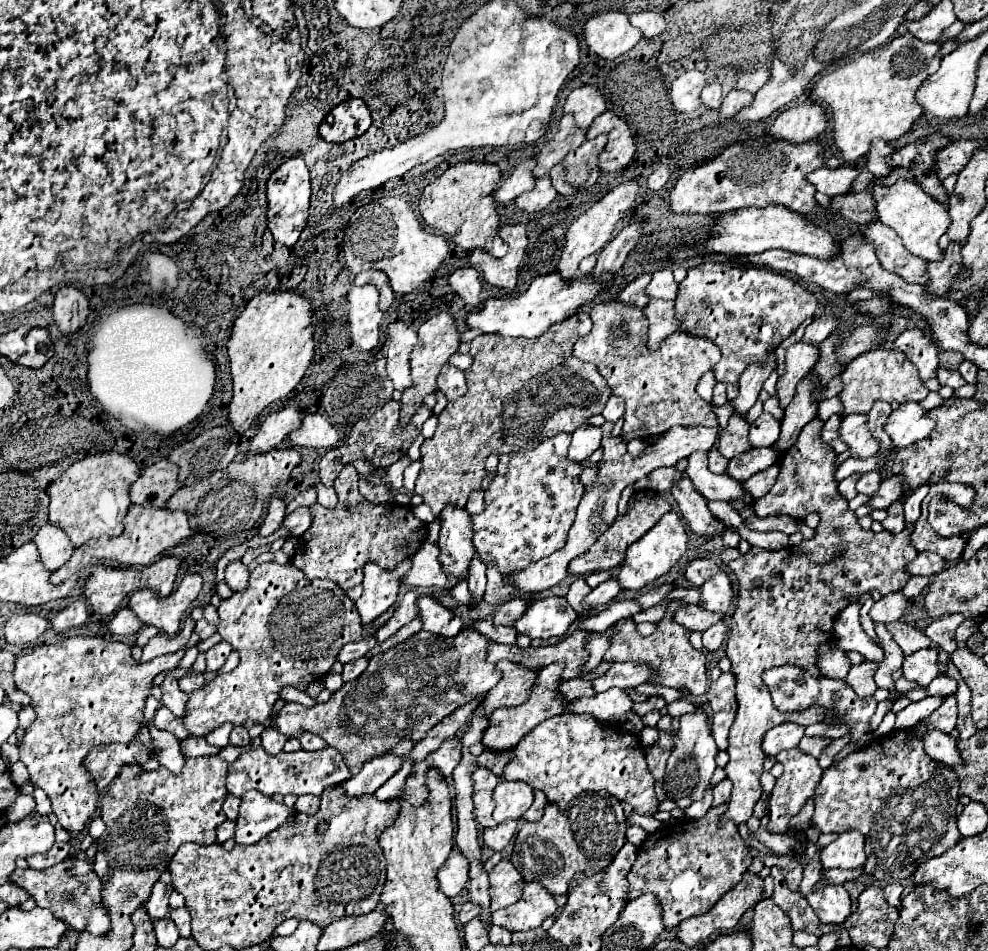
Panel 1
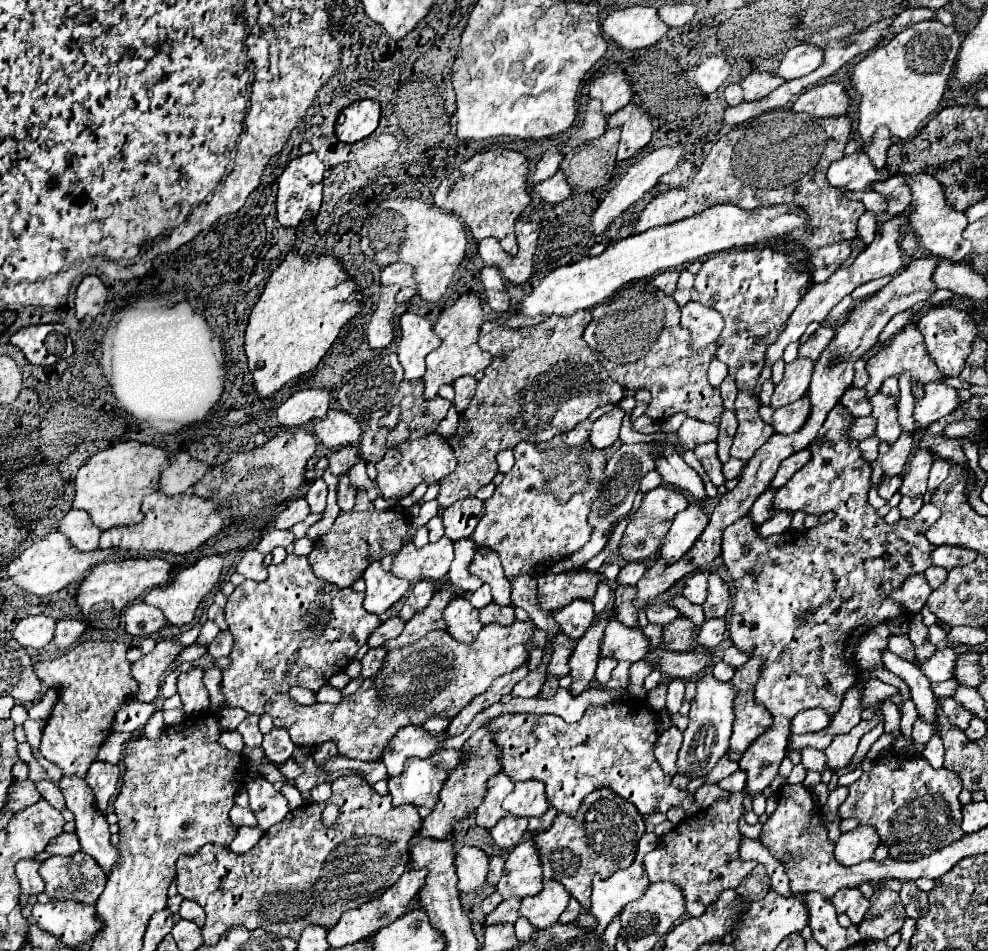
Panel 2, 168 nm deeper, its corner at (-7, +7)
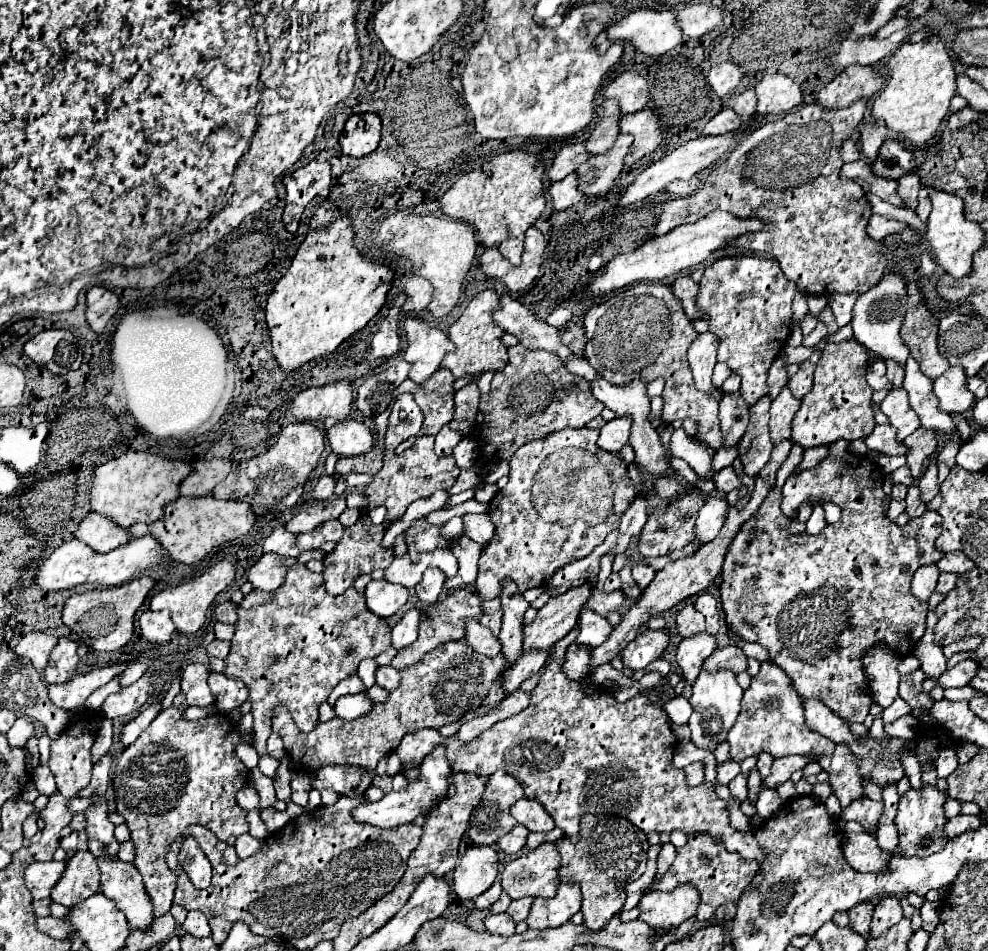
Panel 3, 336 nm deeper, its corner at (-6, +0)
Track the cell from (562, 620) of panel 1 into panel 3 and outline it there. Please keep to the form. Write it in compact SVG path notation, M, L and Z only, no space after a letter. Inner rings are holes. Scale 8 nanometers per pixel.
M585 608L579 616L579 636L575 642L595 648L595 646L601 646L611 636L611 632L613 632L613 626L609 624L607 618Z

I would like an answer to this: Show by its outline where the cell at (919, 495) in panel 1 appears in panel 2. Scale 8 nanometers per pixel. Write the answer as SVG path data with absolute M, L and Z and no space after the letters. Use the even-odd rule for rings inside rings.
M934 461L934 465L932 465L932 471L930 471L930 479L928 479L928 491L922 495L924 497L924 503L928 503L930 501L930 495L938 489L938 485L948 477L948 469L950 469L950 465L948 463L944 463L944 461Z

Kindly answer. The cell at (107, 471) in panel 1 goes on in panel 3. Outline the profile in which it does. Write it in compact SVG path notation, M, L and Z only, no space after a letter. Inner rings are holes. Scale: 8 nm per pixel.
M127 452L115 460L101 464L95 470L93 488L91 488L91 512L99 512L99 514L105 514L109 518L115 518L115 522L119 522L119 526L127 526L127 528L137 524L137 522L151 524L151 522L163 518L163 508L181 496L179 484L191 472L193 472L193 466L189 462L183 462L183 460L167 460L167 458L149 454L149 452Z

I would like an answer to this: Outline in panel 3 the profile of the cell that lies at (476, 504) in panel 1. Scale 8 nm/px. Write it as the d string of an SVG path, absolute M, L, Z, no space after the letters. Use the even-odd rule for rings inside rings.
M481 484L479 488L477 488L477 494L475 494L475 500L479 500L479 502L489 502L491 498L493 498L493 494L497 492L497 486L495 484Z

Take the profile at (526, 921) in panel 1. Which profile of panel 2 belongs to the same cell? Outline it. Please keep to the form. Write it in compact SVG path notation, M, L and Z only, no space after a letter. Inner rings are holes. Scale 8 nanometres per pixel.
M544 879L542 883L542 891L534 897L524 897L518 909L518 915L526 917L536 929L546 929L554 925L570 899L570 893L554 879Z

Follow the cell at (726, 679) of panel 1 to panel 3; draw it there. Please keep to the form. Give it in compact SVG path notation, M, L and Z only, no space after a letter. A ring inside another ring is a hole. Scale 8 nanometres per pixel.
M763 662L761 672L753 678L749 690L745 690L739 718L733 724L727 742L731 746L731 760L737 762L761 752L769 752L773 758L801 754L819 762L821 756L831 756L835 750L835 742L807 728L803 718L803 700L799 700L799 694L793 690L791 678L773 662Z

